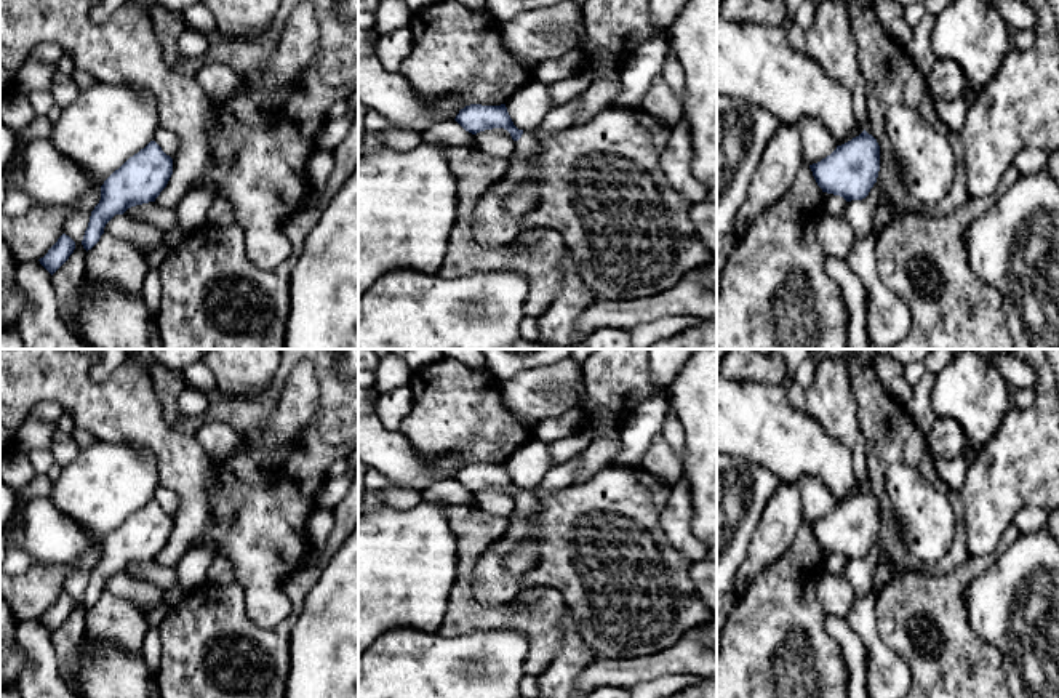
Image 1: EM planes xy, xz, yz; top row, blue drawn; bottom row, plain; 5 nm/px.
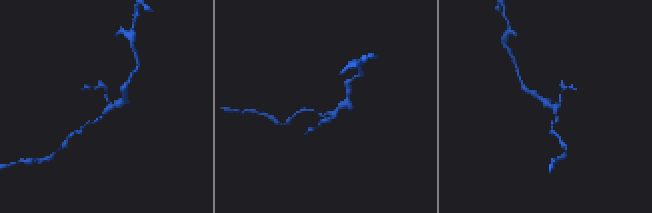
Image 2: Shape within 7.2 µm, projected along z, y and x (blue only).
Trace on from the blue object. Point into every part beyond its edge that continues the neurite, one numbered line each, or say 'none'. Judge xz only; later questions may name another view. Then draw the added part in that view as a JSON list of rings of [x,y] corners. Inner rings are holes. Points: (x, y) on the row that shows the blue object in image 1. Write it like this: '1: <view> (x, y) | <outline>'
1: xz (527, 146) | [[[523,131],[522,138],[515,141],[512,158],[530,162],[541,150],[539,141],[533,131]]]

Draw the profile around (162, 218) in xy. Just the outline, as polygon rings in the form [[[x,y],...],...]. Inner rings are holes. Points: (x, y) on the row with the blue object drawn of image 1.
[[[155,202],[131,207],[123,215],[136,221],[142,219],[162,232],[179,227],[176,210],[158,207]]]

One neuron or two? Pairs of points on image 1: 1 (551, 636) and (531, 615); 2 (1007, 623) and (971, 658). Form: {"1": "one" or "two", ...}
{"1": "one", "2": "two"}

